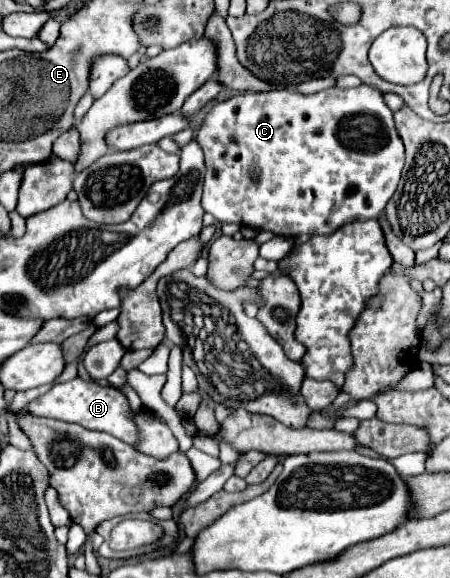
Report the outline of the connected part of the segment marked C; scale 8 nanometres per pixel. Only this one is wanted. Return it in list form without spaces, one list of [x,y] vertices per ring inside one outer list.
[[[336,84],[334,87],[302,95],[298,91],[278,89],[278,91],[266,91],[266,93],[240,93],[236,97],[230,97],[228,101],[222,101],[214,105],[206,117],[204,123],[196,135],[196,141],[200,143],[204,157],[206,157],[206,179],[204,179],[204,197],[202,207],[206,213],[212,213],[218,223],[238,223],[242,227],[252,227],[258,231],[272,231],[280,237],[294,239],[298,235],[332,235],[342,225],[352,221],[368,221],[368,219],[380,219],[384,215],[384,207],[390,201],[390,197],[396,191],[396,185],[400,181],[400,171],[404,167],[404,145],[398,137],[398,131],[394,127],[392,111],[386,107],[384,97],[378,89],[372,89],[368,85],[360,85],[358,89],[343,90]]]

